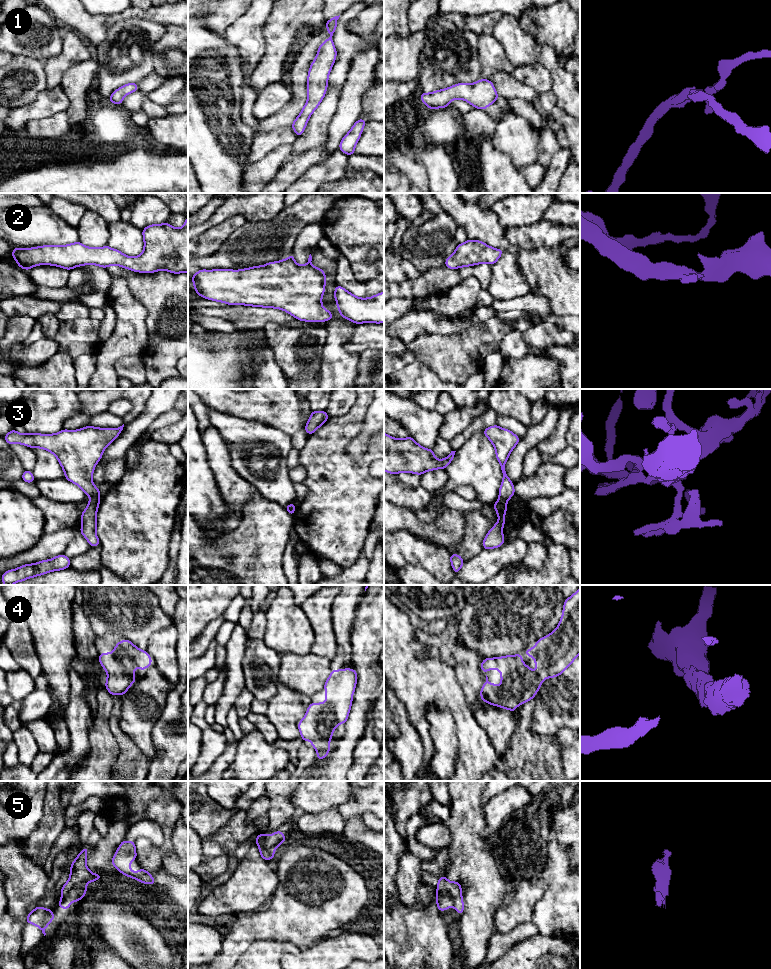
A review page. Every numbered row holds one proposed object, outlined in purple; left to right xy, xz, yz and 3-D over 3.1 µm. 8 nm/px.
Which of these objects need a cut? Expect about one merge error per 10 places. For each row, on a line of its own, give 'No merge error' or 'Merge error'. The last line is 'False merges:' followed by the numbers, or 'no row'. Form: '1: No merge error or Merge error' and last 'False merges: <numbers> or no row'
1: No merge error
2: No merge error
3: Merge error
4: No merge error
5: Merge error
False merges: 3, 5

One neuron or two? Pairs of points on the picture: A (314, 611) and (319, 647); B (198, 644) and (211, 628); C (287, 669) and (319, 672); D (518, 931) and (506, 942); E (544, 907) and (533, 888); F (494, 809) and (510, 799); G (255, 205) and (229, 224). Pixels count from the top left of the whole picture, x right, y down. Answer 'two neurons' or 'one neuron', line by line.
A: one neuron
B: one neuron
C: one neuron
D: one neuron
E: two neurons
F: one neuron
G: two neurons

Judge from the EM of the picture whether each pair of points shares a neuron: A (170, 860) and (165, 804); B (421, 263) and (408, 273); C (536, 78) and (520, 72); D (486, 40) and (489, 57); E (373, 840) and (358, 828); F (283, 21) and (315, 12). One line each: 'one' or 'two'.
A: two
B: two
C: one
D: one
E: one
F: one

